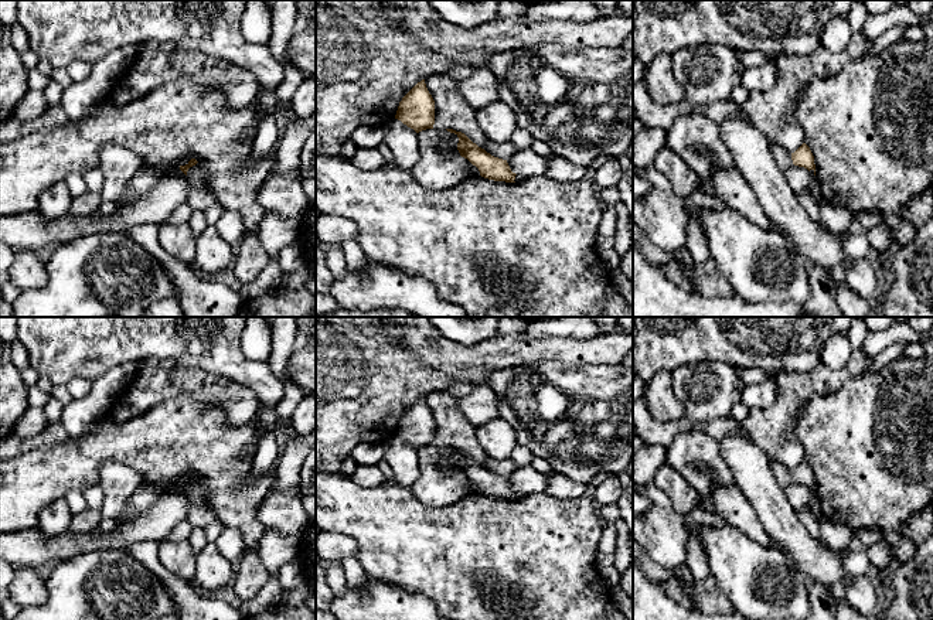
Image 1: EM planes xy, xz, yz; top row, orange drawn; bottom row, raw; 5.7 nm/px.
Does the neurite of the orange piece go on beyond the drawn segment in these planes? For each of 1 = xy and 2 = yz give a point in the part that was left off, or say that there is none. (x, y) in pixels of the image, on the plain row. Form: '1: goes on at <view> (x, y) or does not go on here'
1: does not go on here
2: does not go on here

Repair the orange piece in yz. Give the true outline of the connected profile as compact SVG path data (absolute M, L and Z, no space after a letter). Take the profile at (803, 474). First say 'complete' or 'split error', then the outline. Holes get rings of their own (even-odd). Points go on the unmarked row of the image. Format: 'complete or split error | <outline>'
complete | M806 460L791 470L791 477L794 483L804 484L808 488L813 487L815 493L814 473Z

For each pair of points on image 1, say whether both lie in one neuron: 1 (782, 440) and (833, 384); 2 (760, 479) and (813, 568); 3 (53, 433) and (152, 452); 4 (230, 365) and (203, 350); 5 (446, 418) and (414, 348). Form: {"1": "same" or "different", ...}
{"1": "same", "2": "same", "3": "different", "4": "same", "5": "different"}

